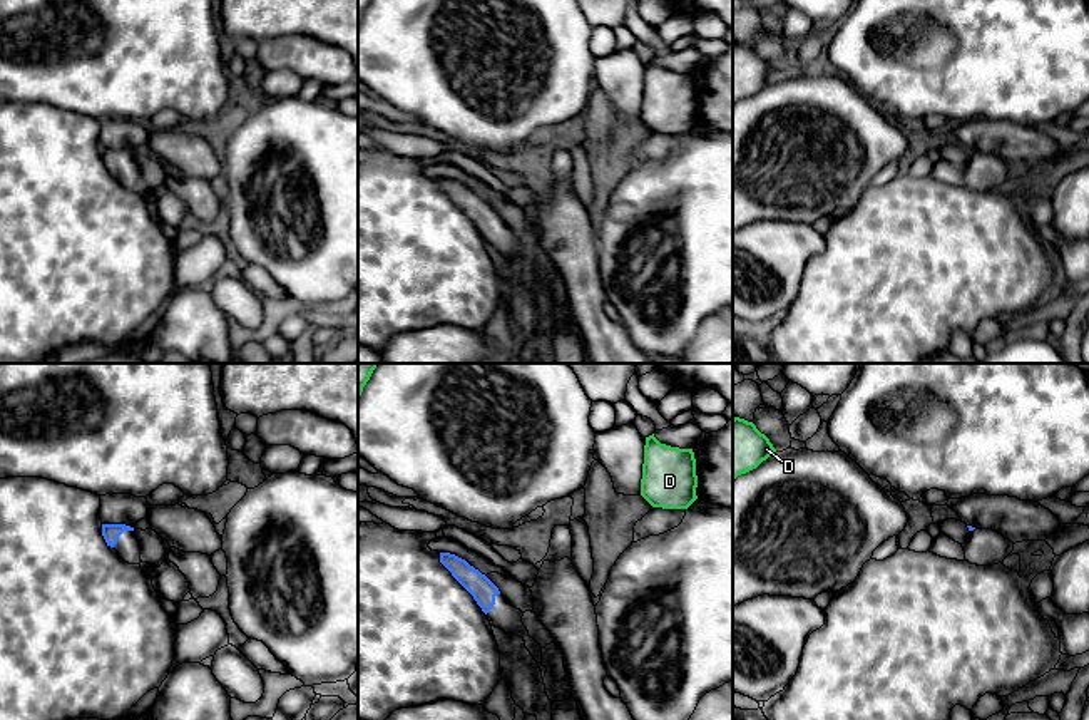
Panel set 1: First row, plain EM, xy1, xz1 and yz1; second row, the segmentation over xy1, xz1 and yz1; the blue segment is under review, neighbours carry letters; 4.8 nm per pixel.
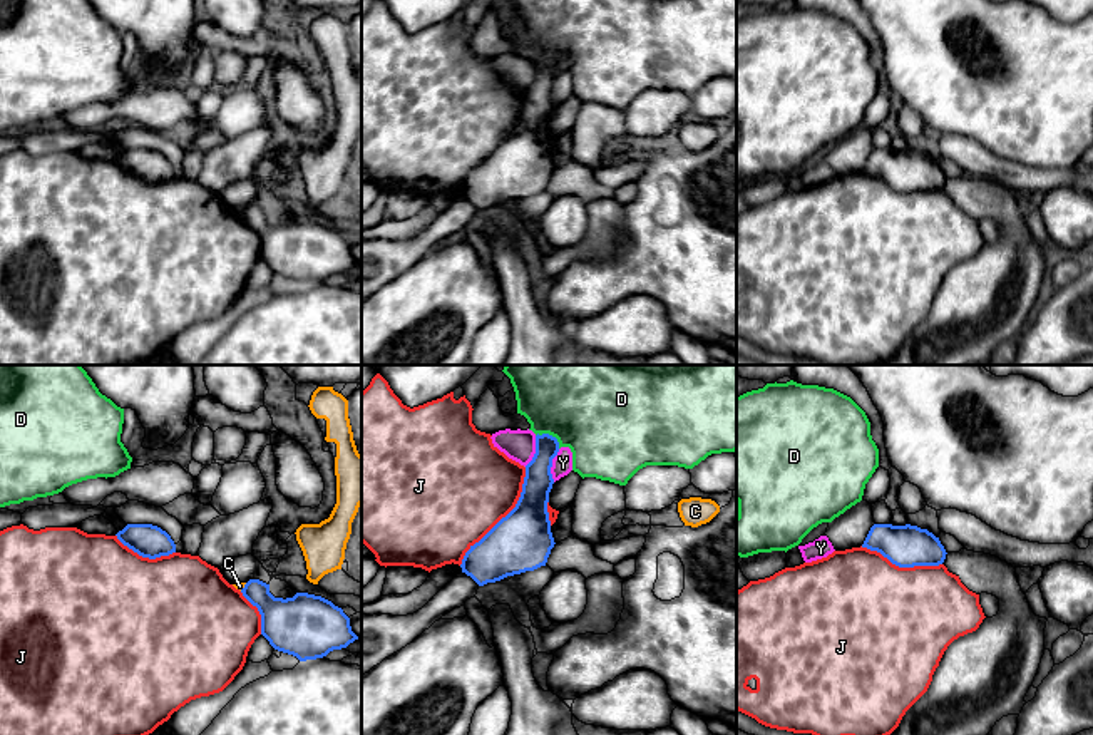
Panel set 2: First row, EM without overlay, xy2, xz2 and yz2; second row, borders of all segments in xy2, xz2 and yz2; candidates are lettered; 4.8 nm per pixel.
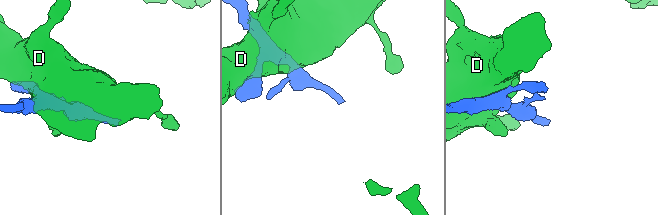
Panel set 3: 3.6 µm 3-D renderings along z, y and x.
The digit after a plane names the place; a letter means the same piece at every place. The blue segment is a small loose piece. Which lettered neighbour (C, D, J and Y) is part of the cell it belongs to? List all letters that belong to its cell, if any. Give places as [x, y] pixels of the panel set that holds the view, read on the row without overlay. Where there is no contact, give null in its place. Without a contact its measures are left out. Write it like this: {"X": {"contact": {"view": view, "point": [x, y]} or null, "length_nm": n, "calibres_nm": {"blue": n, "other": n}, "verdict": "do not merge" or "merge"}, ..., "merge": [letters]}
{"C": {"contact": {"view": "xy2", "point": [245, 211]}, "length_nm": 50, "calibres_nm": {"blue": 220, "other": 40}, "verdict": "do not merge"}, "D": {"contact": {"view": "xz2", "point": [551, 61]}, "length_nm": 140, "calibres_nm": {"blue": 140, "other": 420}, "verdict": "do not merge"}, "J": {"contact": {"view": "xz2", "point": [502, 143]}, "length_nm": 550, "calibres_nm": {"blue": 280, "other": 480}, "verdict": "do not merge"}, "Y": {"contact": {"view": "xz2", "point": [551, 91]}, "length_nm": 160, "calibres_nm": {"blue": 160, "other": 100}, "verdict": "do not merge"}, "merge": []}

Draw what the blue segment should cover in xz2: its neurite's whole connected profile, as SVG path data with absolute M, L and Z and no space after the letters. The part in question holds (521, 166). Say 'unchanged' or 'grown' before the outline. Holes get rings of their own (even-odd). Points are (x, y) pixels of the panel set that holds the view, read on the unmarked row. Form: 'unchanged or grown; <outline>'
unchanged; M549 59L536 60L536 79L516 132L502 142L462 184L462 198L479 211L546 191L554 162L547 137L554 104L552 84L559 67Z

